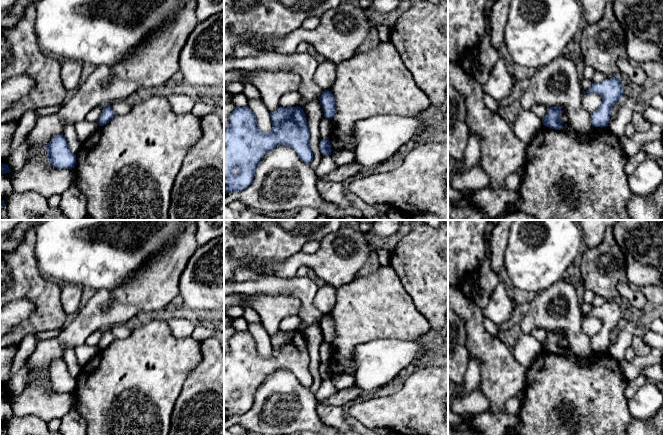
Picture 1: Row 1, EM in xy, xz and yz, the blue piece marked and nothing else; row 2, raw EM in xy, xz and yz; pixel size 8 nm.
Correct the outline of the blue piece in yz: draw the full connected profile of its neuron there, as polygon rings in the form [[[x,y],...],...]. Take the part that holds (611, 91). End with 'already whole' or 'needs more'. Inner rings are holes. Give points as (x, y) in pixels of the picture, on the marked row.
[[[619,77],[605,79],[600,83],[593,83],[586,93],[596,93],[602,98],[600,107],[591,114],[591,124],[593,127],[608,126],[612,106],[623,97],[623,86],[620,84]]] | already whole

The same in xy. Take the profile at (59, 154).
[[[63,135],[51,138],[46,146],[46,154],[51,166],[57,169],[72,169],[76,164],[76,155],[73,154]]] | already whole

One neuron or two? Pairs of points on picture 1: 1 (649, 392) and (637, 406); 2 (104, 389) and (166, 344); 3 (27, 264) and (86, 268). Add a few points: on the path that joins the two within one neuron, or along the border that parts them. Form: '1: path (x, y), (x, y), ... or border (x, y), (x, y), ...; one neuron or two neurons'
1: path (648, 395), (640, 403); one neuron
2: path (119, 389), (151, 359); one neuron
3: border (34, 242), (34, 257), (37, 269), (46, 277); two neurons

